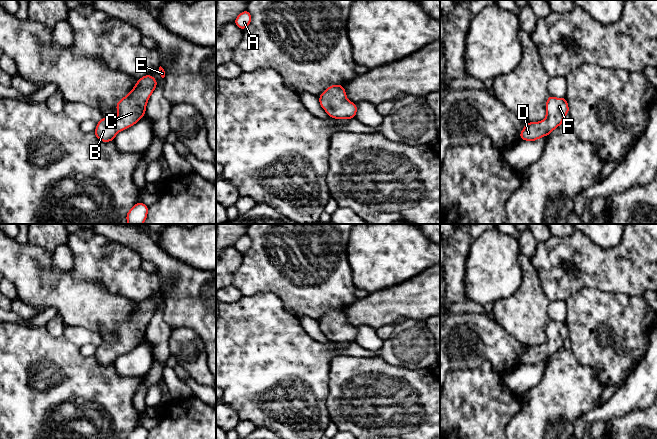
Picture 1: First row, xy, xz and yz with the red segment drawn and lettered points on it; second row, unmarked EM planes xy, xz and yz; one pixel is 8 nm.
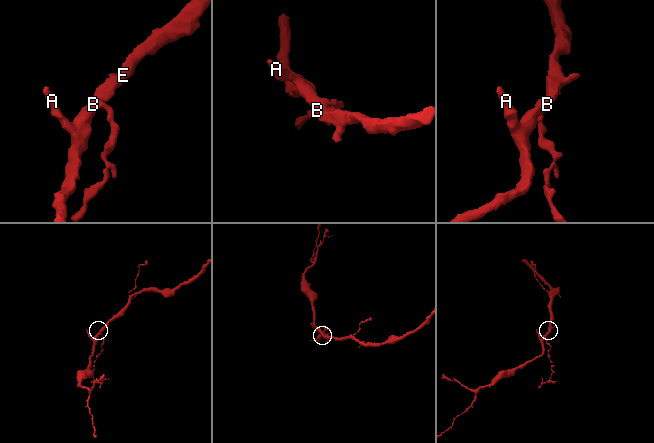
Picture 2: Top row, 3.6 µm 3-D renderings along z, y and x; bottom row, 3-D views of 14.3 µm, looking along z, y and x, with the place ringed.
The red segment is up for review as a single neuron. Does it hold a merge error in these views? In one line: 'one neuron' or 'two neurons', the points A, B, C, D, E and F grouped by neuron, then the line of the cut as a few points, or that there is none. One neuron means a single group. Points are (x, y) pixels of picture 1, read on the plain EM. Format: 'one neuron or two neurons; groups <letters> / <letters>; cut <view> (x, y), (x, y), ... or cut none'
one neuron; groups A B C D E F; cut none

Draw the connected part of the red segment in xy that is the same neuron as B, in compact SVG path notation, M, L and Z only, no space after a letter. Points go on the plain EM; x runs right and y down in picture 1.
M151 299L139 302L134 312L118 325L116 342L102 342L94 355L101 366L114 364L119 355L137 347L146 336L146 328L157 310L156 303Z

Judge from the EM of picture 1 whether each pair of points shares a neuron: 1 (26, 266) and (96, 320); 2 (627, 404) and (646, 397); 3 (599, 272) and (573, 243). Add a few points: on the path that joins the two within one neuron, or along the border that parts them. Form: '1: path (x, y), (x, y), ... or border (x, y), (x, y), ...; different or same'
1: path (43, 284), (56, 297), (69, 297), (78, 303); same
2: path (632, 399), (634, 397), (641, 397); same
3: path (592, 265), (579, 250); same

